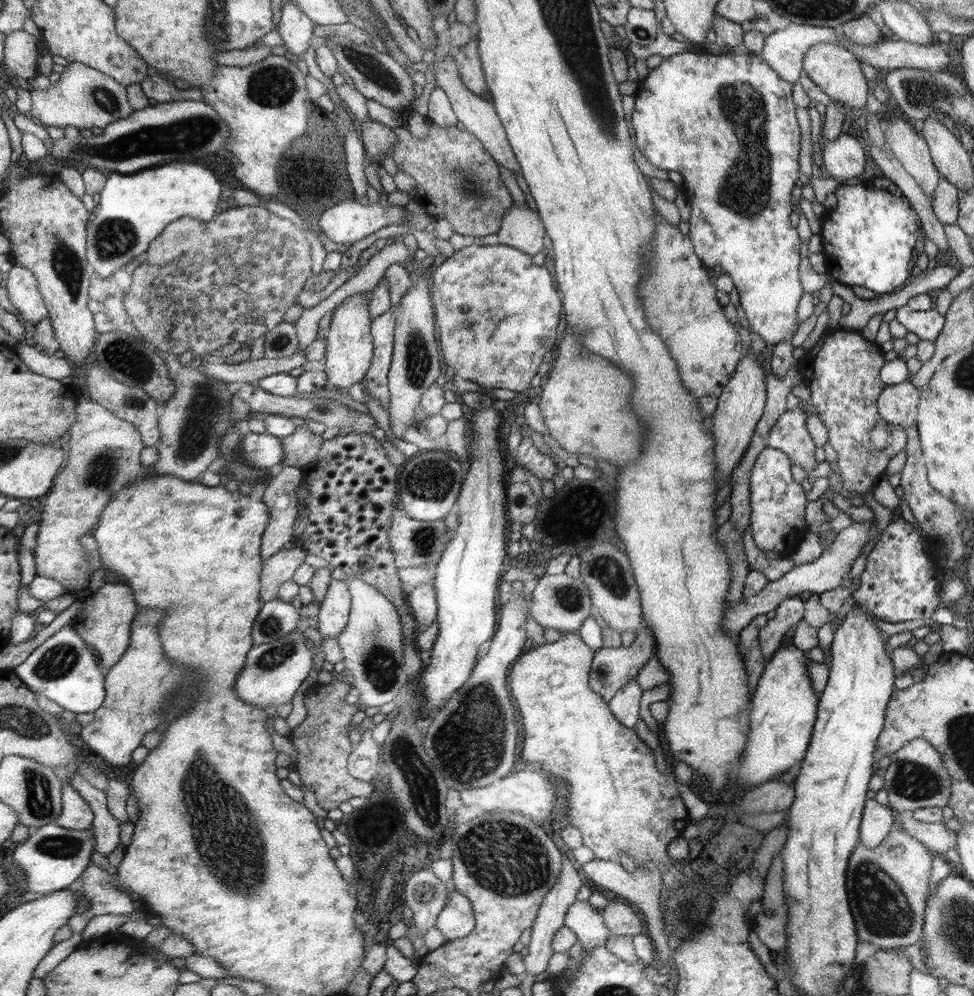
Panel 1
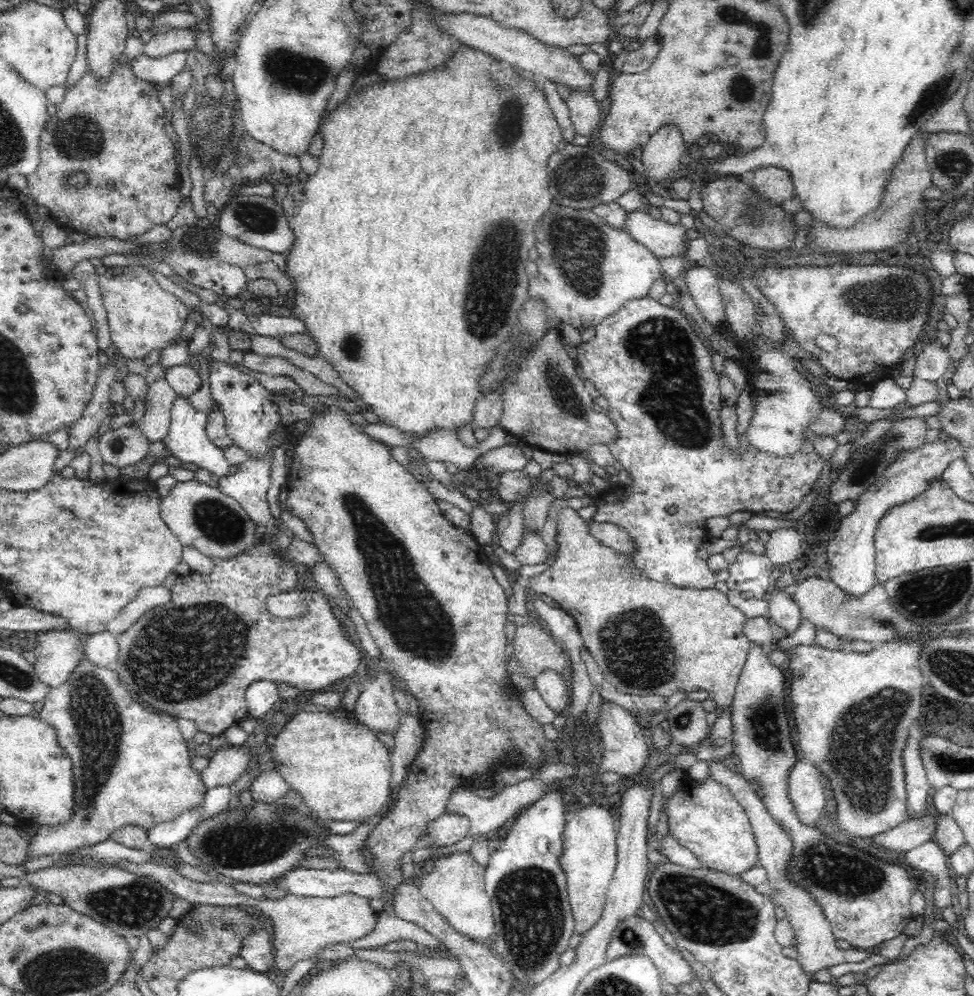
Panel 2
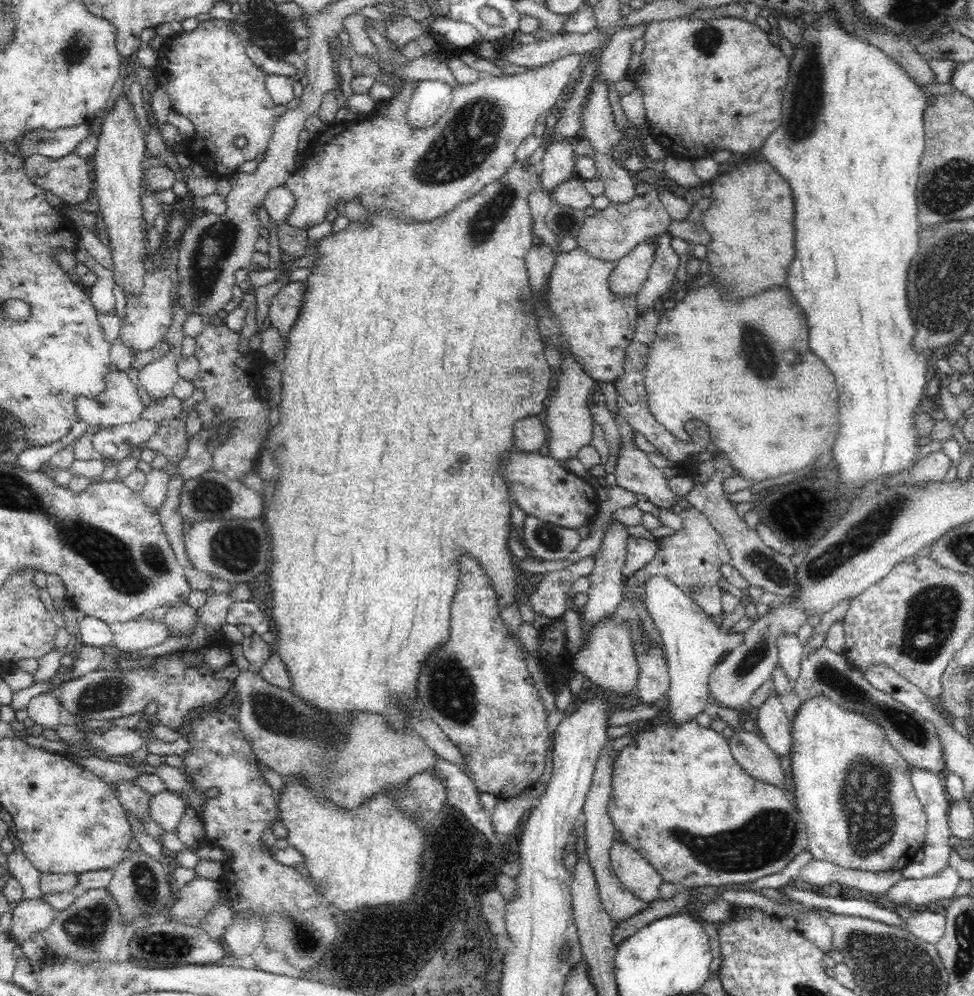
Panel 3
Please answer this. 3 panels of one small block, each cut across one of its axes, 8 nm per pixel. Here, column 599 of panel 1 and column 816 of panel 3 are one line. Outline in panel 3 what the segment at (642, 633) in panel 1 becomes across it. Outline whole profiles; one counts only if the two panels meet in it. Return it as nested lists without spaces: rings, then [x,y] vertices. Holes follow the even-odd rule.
[[[824,645],[816,648],[810,656],[802,658],[801,671],[795,680],[794,692],[798,694],[801,705],[816,695],[830,696],[830,699],[842,704],[854,712],[866,713],[884,729],[889,743],[906,759],[912,768],[927,770],[932,774],[941,775],[944,770],[944,761],[941,742],[935,726],[916,712],[906,708],[901,701],[890,694],[884,694],[874,688],[858,669],[848,664],[841,653],[834,653]]]

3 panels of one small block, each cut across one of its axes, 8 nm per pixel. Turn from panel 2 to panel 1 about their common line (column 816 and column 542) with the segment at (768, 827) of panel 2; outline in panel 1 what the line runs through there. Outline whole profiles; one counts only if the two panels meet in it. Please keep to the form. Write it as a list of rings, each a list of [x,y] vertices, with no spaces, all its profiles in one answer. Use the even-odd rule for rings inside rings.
[[[564,855],[563,871],[559,876],[559,881],[543,900],[538,919],[535,921],[535,925],[532,928],[532,936],[530,936],[532,940],[530,944],[527,945],[529,954],[523,959],[526,967],[525,975],[532,974],[534,978],[536,978],[537,975],[547,970],[549,960],[552,959],[552,956],[555,954],[551,948],[554,936],[564,927],[565,917],[570,911],[572,904],[576,903],[576,894],[578,894],[578,890],[580,890],[582,886],[584,886],[584,882],[580,878],[580,875],[578,875],[578,870],[574,869],[572,863],[570,863],[566,855]]]

